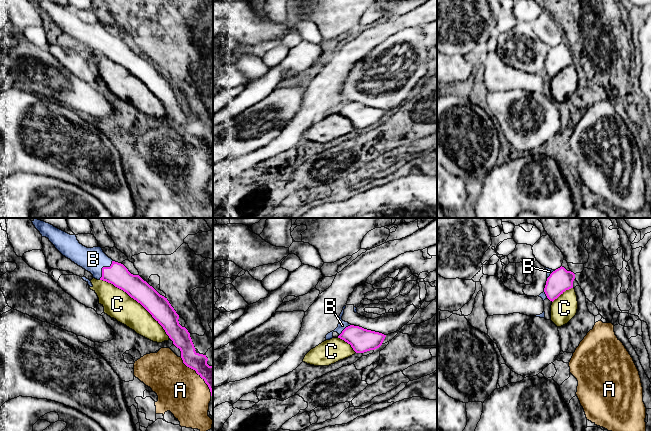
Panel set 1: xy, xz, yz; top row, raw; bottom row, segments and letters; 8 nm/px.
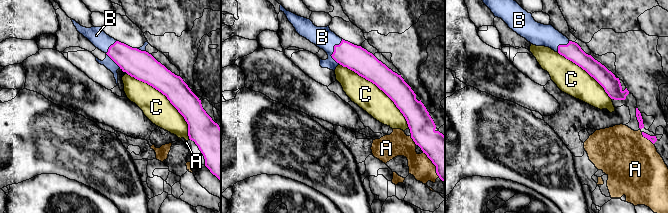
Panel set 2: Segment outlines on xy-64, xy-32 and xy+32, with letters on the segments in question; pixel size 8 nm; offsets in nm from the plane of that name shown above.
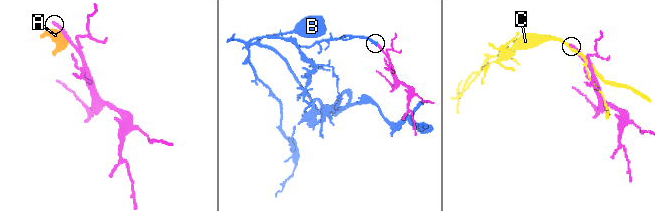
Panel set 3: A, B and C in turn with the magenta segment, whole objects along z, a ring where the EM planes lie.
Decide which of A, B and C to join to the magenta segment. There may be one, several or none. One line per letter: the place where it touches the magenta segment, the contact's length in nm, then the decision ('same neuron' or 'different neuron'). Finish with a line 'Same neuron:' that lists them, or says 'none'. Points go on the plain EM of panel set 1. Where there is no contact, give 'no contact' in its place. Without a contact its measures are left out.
A: xy (198, 150) | 400 nm | different neuron
B: xy (103, 43) | 190 nm | same neuron
C: xy (137, 77) | 750 nm | different neuron
Same neuron: B

